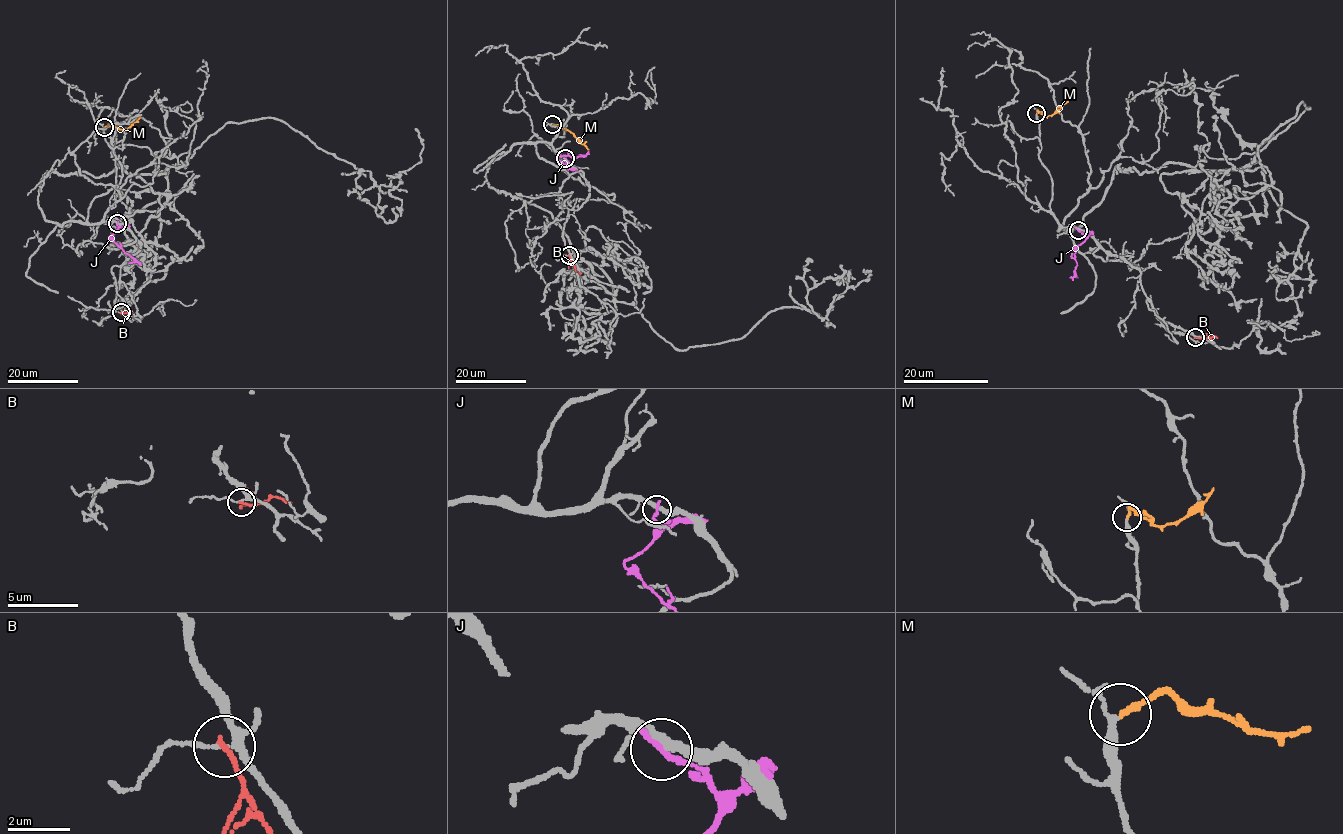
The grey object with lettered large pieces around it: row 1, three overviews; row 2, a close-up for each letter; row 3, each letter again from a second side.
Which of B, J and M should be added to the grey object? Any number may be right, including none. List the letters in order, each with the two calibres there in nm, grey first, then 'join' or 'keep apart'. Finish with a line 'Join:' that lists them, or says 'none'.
B: 190 nm thick on the grey side, 150 nm on the other; keep apart
J: 320 nm thick on the grey side, 240 nm on the other; keep apart
M: 170 nm thick on the grey side, 190 nm on the other; join
Join: M

